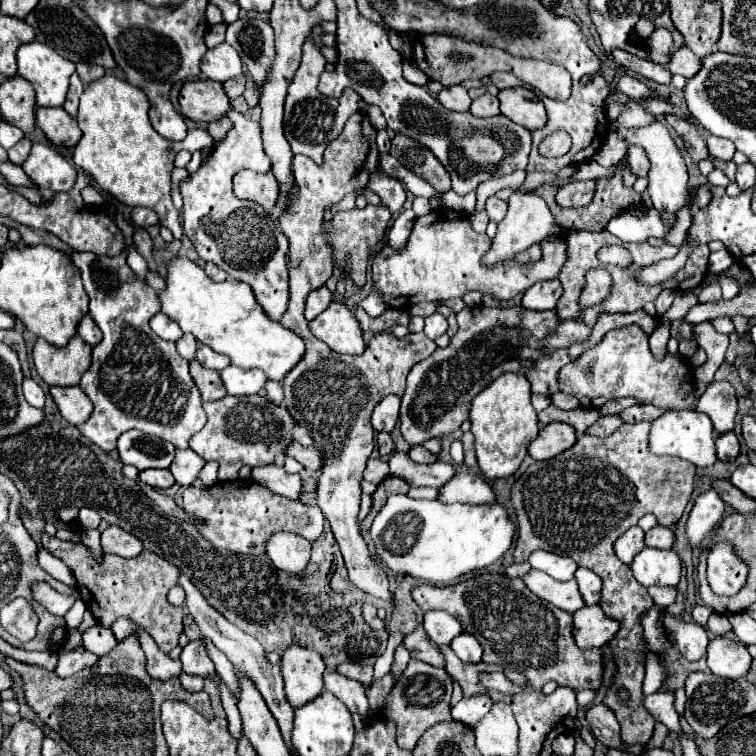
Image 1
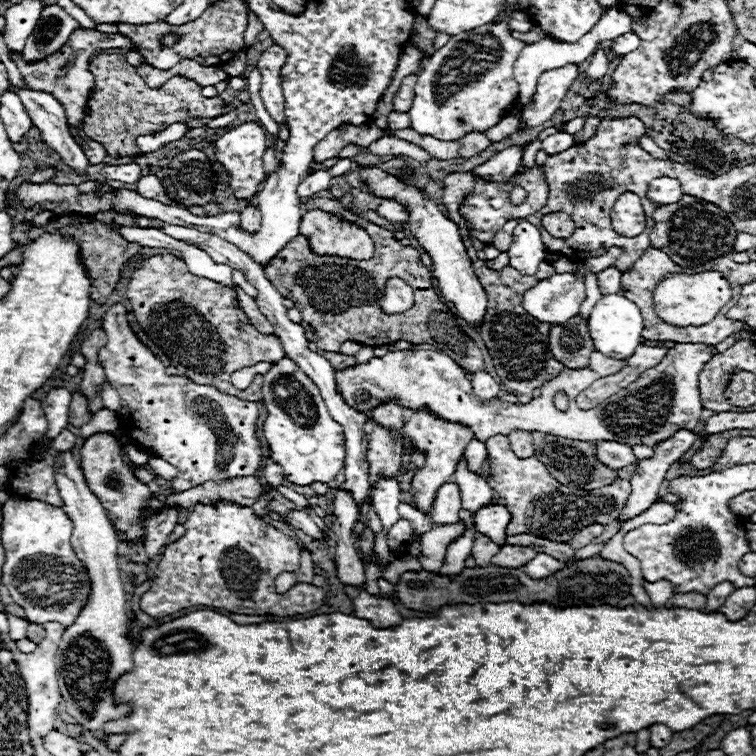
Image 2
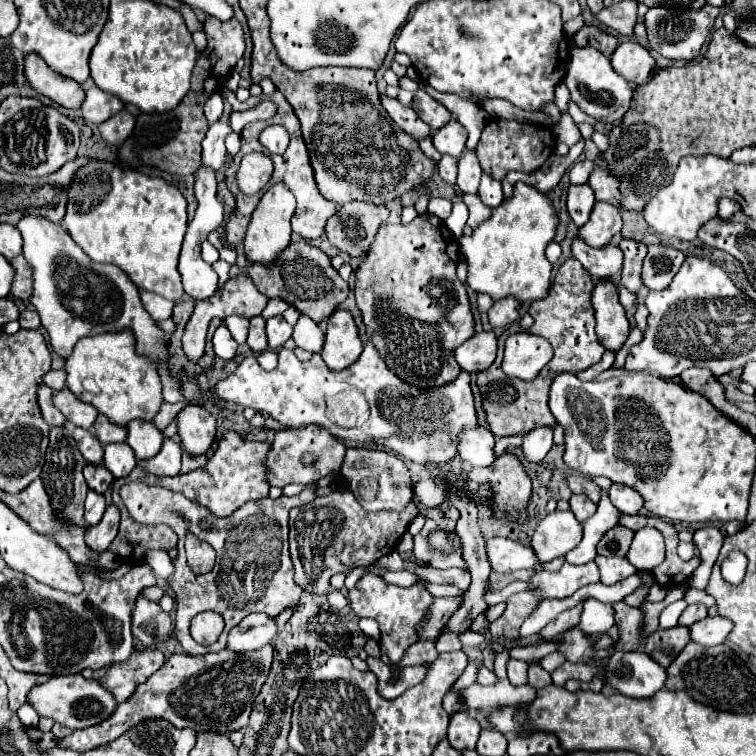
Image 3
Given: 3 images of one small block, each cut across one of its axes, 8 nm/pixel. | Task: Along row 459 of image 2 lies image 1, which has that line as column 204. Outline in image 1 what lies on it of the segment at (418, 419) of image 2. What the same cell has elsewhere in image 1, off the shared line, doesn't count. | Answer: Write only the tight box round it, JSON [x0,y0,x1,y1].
[190,396,292,482]

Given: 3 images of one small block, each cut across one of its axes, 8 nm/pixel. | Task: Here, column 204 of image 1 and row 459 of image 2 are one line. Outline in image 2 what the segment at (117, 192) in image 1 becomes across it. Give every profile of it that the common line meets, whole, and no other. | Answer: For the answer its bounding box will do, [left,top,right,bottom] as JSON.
[124,445,149,465]

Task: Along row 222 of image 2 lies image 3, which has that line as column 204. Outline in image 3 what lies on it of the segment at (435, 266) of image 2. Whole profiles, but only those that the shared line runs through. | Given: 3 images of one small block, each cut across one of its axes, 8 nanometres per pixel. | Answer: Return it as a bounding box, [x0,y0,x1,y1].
[178,404,216,454]

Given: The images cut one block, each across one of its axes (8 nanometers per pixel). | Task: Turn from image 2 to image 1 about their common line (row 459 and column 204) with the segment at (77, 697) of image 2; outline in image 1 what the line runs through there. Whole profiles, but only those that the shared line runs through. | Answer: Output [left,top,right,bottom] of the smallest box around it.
[200,42,242,82]

